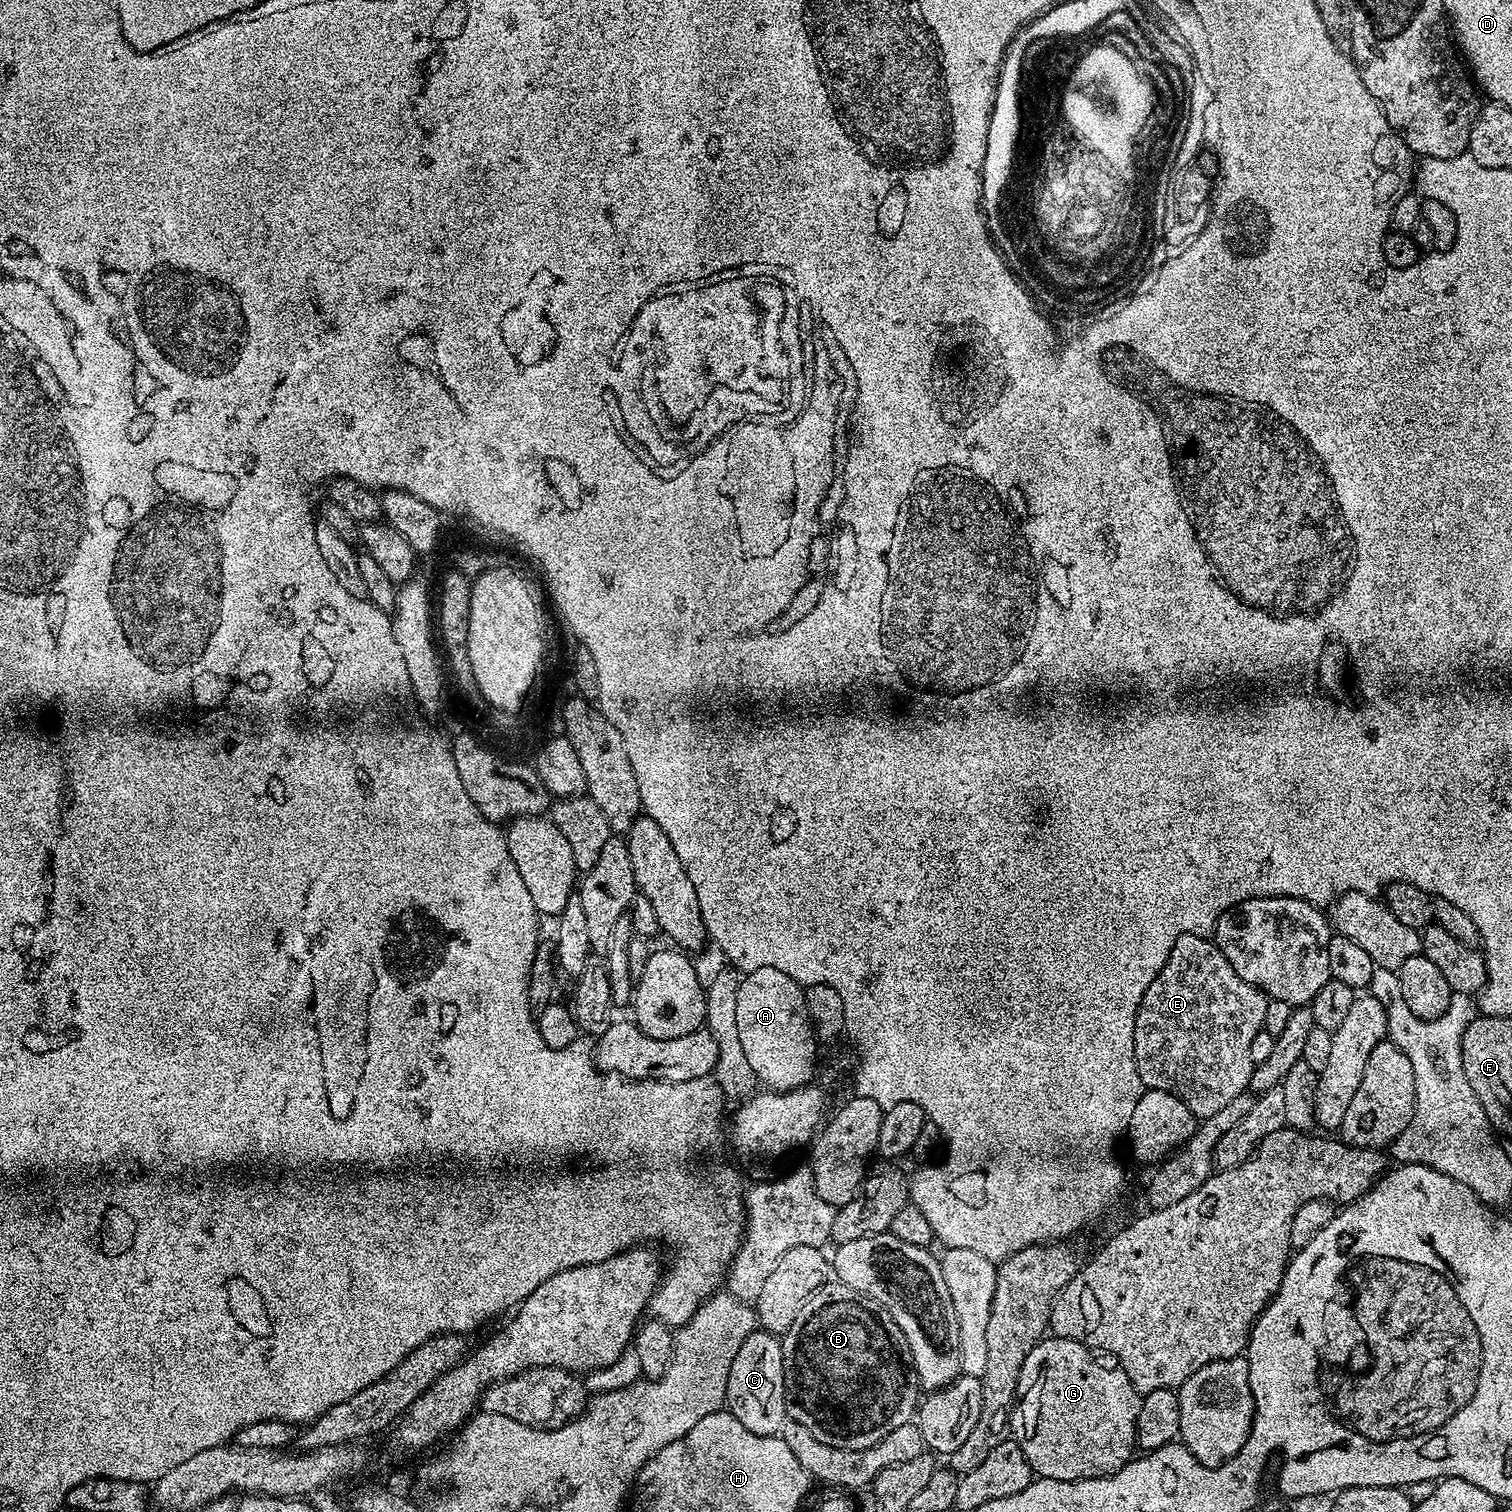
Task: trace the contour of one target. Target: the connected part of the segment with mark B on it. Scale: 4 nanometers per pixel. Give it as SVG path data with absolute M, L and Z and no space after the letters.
M820 1294L813 1296L811 1307L782 1336L788 1419L806 1426L806 1430L810 1430L818 1442L826 1442L826 1446L866 1450L886 1438L890 1430L909 1423L917 1415L922 1389L916 1381L910 1346L887 1312L873 1310L856 1298L828 1300L824 1304L822 1297Z

